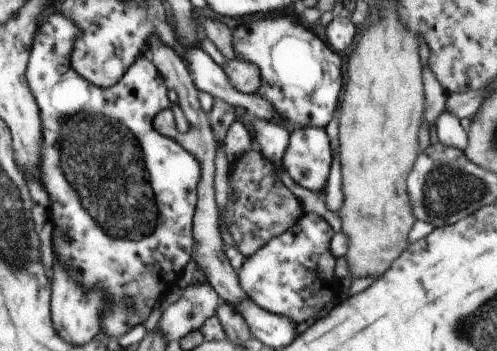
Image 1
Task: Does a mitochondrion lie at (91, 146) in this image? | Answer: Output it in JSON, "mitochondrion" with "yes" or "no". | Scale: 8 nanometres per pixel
{"mitochondrion":"yes"}

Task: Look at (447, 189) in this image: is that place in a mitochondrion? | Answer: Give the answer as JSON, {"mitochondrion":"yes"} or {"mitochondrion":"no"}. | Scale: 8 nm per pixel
{"mitochondrion":"yes"}

